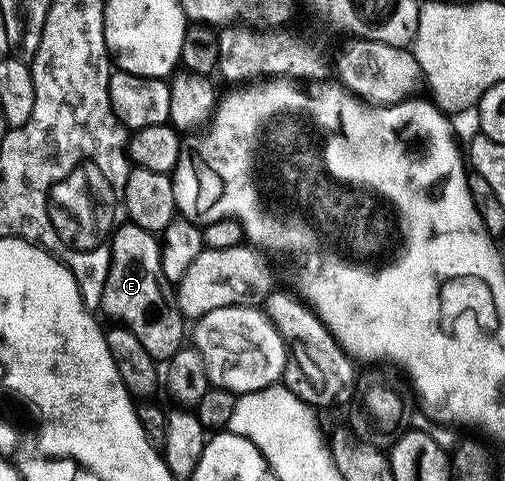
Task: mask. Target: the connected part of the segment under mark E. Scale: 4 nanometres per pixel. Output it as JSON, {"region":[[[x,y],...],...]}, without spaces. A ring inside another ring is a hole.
{"region":[[[125,221],[113,232],[108,249],[109,272],[103,285],[100,310],[105,310],[114,324],[131,329],[131,333],[139,337],[139,345],[143,345],[153,359],[168,361],[186,342],[187,323],[176,306],[171,305],[170,300],[168,303],[161,292],[161,245],[158,236]]]}

